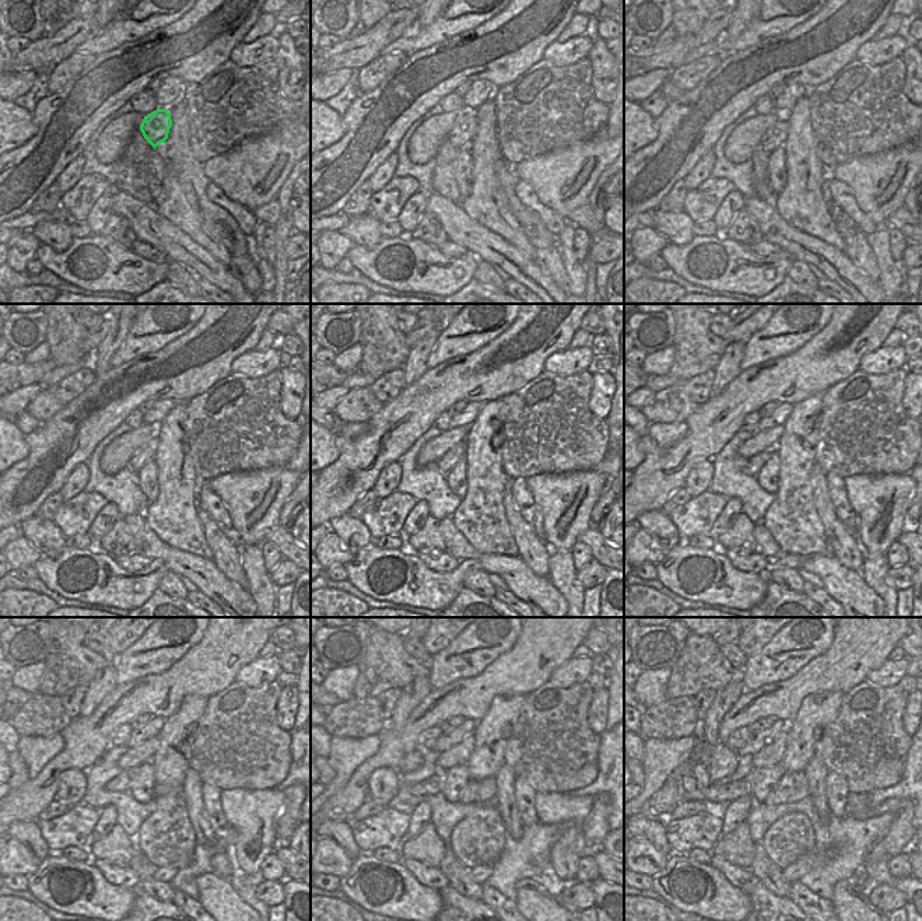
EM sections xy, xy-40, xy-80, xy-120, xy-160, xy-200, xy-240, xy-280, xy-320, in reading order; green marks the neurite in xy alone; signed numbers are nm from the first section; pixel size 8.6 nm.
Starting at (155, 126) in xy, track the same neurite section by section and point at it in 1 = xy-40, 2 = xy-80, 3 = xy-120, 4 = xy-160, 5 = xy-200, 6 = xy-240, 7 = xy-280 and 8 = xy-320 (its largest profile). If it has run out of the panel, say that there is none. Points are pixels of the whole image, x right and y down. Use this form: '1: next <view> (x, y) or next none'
1: next xy-40 (463, 132)
2: next xy-80 (775, 136)
3: next xy-120 (146, 452)
4: next xy-160 (445, 463)
5: next xy-200 (753, 466)
6: next xy-240 (119, 784)
7: next xy-280 (433, 785)
8: next xy-320 (718, 794)

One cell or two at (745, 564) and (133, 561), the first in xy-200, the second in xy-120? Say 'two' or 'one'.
one

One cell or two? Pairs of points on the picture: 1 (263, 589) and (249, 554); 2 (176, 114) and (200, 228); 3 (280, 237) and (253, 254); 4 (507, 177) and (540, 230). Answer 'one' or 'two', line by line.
1: one
2: two
3: two
4: one

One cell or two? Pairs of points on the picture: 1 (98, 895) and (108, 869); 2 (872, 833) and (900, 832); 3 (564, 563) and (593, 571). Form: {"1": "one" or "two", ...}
{"1": "two", "2": "two", "3": "two"}

